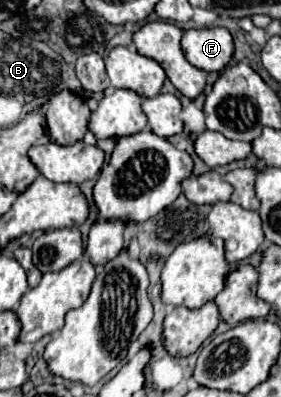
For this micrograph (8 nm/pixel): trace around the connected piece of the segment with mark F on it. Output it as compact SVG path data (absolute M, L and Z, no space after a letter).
M194 28L182 36L186 60L204 72L222 72L234 54L234 42L226 28Z

